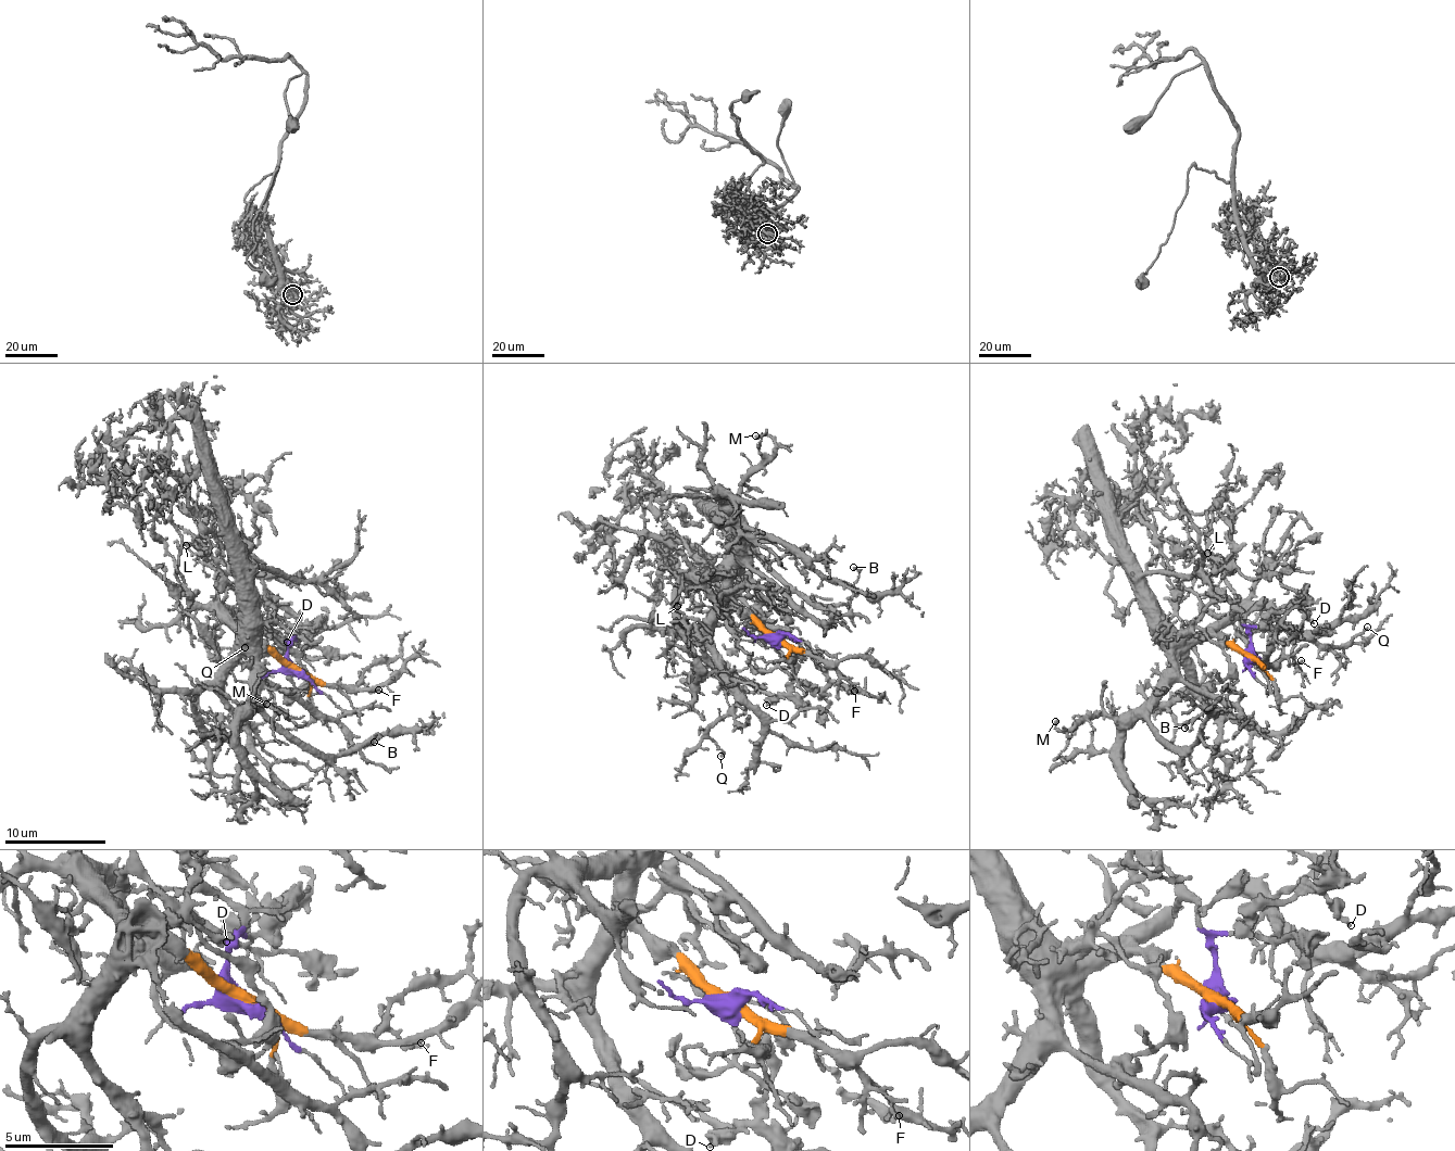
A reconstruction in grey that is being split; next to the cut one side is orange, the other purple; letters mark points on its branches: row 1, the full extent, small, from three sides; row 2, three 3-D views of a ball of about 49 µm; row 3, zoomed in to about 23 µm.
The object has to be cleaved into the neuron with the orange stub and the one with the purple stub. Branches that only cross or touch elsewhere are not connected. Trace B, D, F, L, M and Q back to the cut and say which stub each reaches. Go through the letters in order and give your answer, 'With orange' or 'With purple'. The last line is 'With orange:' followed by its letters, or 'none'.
B: With orange
D: With purple
F: With orange
L: With purple
M: With orange
Q: With orange
With orange: B, F, M, Q

